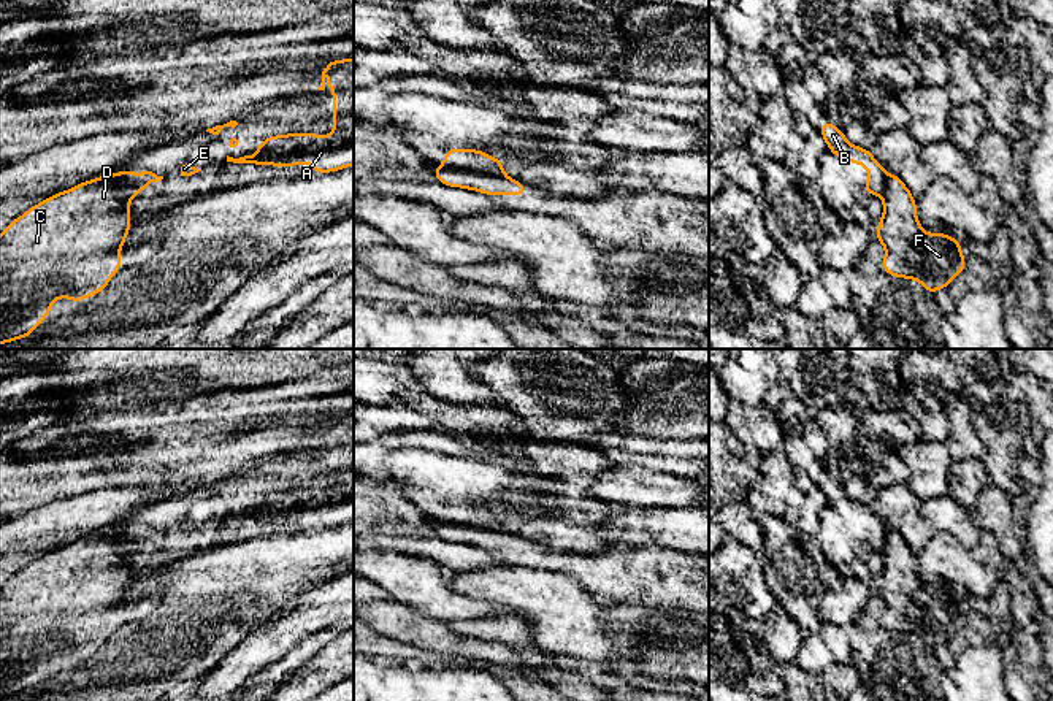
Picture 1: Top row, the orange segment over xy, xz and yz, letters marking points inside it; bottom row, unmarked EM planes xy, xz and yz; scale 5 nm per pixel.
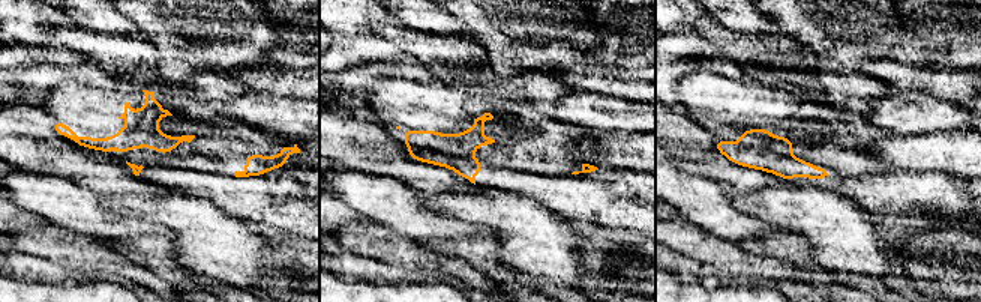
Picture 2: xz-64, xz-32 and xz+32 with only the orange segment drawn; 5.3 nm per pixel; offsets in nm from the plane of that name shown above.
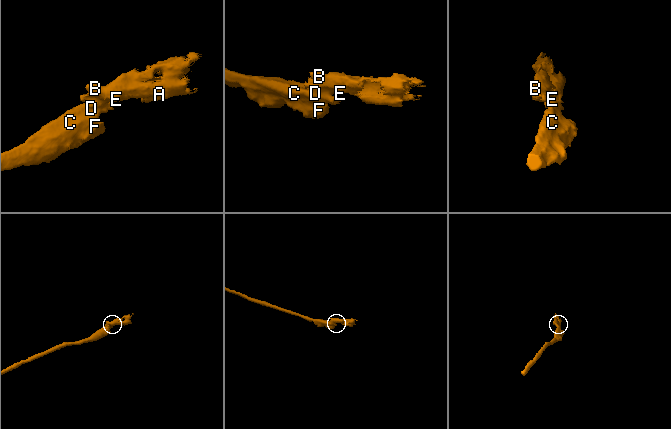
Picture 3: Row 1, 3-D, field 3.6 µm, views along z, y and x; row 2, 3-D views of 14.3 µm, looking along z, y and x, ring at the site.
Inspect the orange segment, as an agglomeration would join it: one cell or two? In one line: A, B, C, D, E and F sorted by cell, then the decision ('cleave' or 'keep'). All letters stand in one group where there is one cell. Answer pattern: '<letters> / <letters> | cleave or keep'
A B E / C D F | cleave

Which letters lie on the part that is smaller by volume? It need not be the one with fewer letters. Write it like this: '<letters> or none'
A, B, E

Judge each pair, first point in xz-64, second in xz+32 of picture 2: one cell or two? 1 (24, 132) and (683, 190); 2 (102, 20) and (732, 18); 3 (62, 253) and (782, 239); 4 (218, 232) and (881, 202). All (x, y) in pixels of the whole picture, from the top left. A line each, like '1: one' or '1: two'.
1: two
2: one
3: two
4: two

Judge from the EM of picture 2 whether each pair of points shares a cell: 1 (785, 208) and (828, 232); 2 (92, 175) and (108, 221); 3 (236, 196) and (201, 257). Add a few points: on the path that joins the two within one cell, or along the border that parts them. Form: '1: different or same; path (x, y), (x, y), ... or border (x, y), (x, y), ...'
1: same; path (795, 209), (809, 212), (818, 221)
2: different; border (68, 181), (81, 184), (101, 197)
3: different; border (195, 196), (209, 199), (228, 214), (243, 218)

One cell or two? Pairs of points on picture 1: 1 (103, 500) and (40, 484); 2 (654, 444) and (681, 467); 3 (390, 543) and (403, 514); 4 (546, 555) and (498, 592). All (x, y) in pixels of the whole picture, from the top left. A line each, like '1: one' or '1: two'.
1: two
2: one
3: one
4: two

